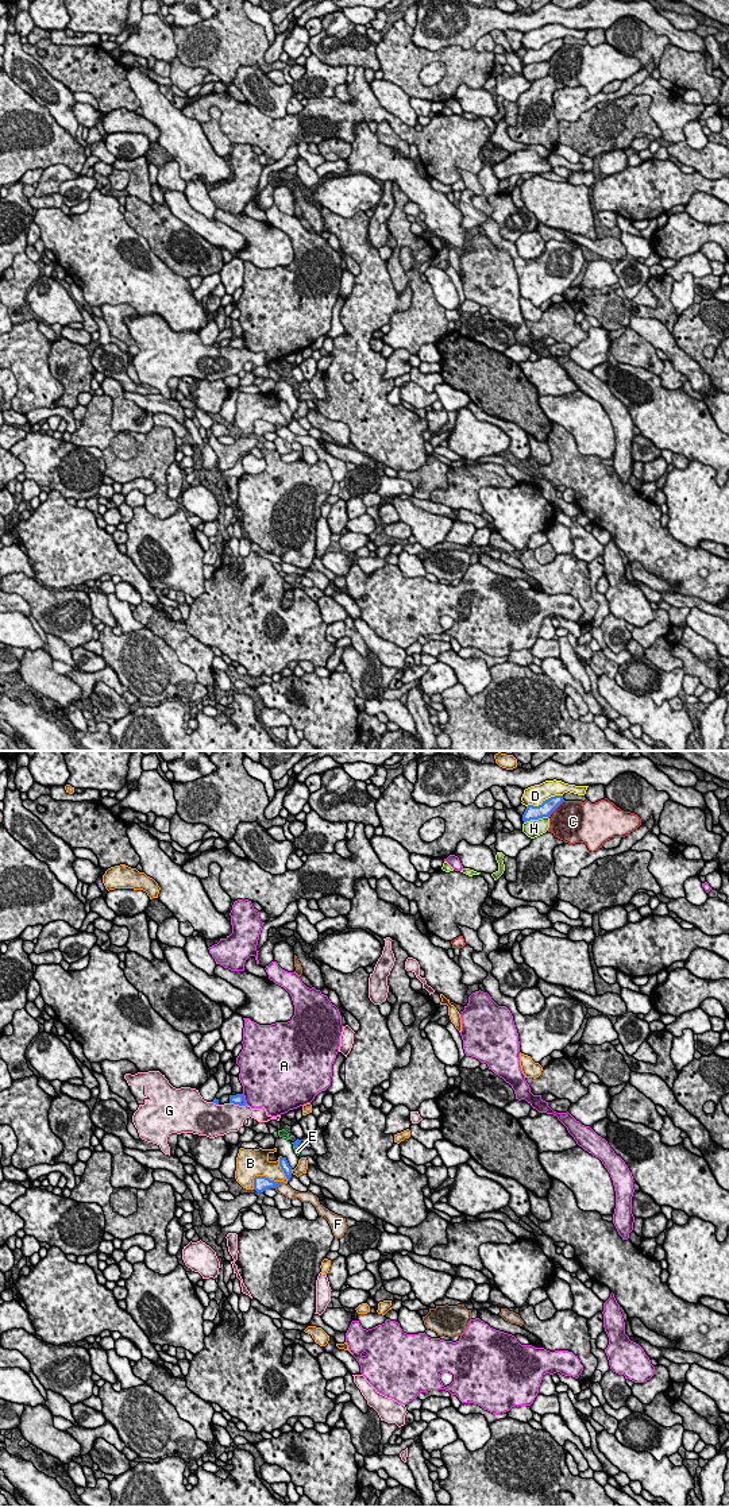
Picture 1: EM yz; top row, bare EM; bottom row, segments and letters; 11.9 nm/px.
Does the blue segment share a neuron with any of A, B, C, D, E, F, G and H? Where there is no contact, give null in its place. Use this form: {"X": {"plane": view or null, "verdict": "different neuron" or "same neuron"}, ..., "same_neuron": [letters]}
{"A": {"plane": "yz", "verdict": "different neuron"}, "B": {"plane": "yz", "verdict": "different neuron"}, "C": {"plane": "yz", "verdict": "different neuron"}, "D": {"plane": "yz", "verdict": "different neuron"}, "E": {"plane": "yz", "verdict": "different neuron"}, "F": {"plane": "yz", "verdict": "different neuron"}, "G": {"plane": "yz", "verdict": "different neuron"}, "H": {"plane": "yz", "verdict": "different neuron"}, "same_neuron": []}

